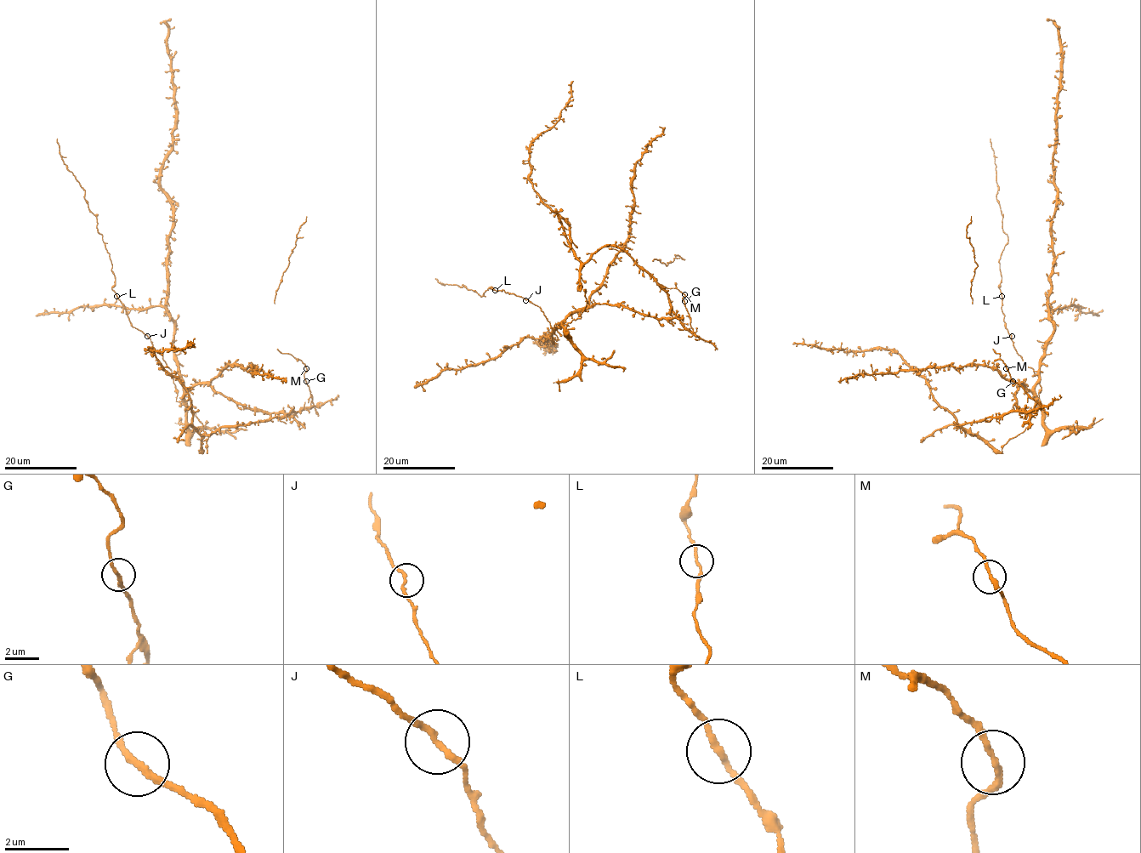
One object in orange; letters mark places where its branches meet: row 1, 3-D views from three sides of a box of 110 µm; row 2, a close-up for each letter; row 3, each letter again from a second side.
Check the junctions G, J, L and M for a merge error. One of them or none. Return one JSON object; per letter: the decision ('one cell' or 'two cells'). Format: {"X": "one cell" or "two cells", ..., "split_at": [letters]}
{"G": "one cell", "J": "one cell", "L": "one cell", "M": "one cell", "split_at": []}

